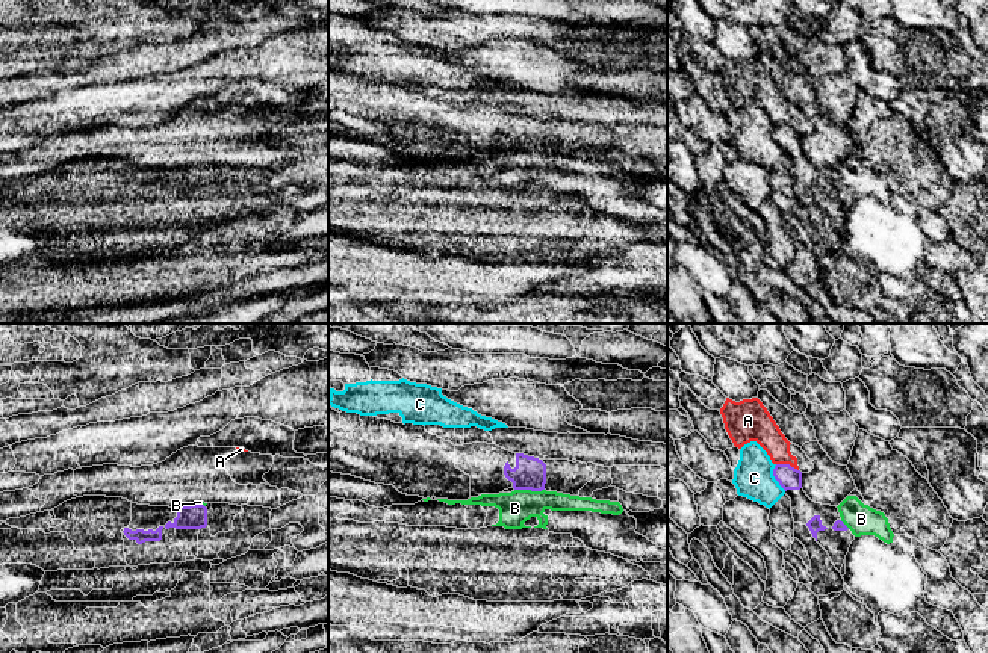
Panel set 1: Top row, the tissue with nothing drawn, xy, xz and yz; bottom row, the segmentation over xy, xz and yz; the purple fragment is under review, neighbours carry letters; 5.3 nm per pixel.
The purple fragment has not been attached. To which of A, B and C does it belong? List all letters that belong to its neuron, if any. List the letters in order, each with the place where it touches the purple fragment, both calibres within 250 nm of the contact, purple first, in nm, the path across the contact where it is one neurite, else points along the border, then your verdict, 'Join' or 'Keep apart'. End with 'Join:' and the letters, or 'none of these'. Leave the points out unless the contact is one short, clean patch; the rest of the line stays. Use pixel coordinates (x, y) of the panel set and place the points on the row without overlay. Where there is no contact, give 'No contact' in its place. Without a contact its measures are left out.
A: Touches purple at yz (787, 126). Thickness 120 nm (purple) against 160 nm. Boundary: yz (776, 124), (789, 124), (798, 132). Keep apart
B: Touches purple at xz (530, 150). Thickness 180 nm (purple) against 180 nm. Boundary: xz (515, 150), (543, 151). Keep apart
C: Touches purple at yz (775, 139). Thickness 120 nm (purple) against 220 nm. Boundary: yz (775, 126), (775, 141), (786, 151). Keep apart
Join: none of these

